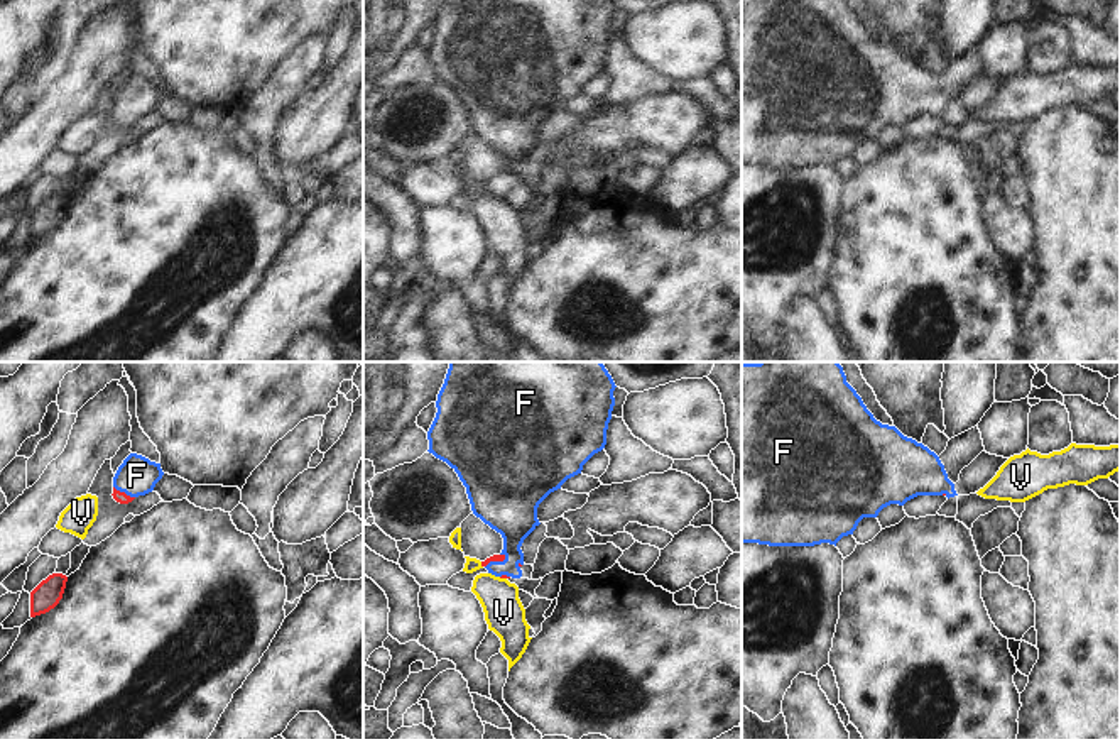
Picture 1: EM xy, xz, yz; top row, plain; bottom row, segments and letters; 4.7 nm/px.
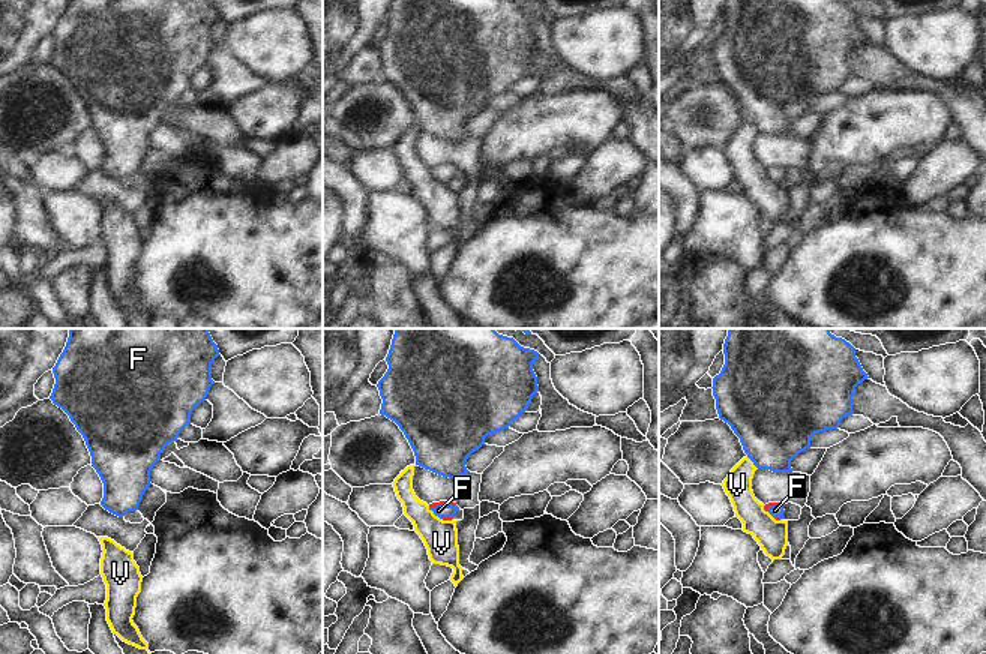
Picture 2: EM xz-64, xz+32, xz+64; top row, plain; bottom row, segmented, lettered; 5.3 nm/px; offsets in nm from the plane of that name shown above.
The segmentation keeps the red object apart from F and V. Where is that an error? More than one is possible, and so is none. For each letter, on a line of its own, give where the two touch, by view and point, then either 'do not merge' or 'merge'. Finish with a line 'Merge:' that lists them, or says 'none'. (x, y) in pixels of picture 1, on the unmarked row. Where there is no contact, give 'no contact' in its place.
F: meets red in xy at (124, 114); merge
V: meets red in xz at (502, 198); do not merge
Merge: F

